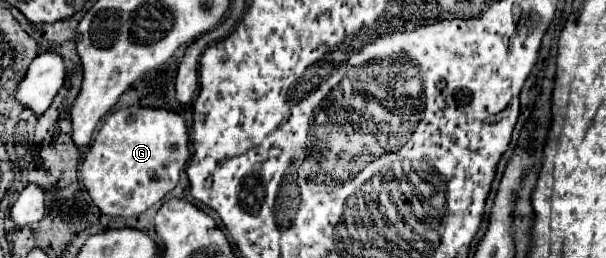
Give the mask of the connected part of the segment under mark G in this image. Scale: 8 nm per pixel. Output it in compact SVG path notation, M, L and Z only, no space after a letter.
M132 105L110 113L82 161L82 183L104 215L134 217L170 193L190 159L186 119L168 109Z

